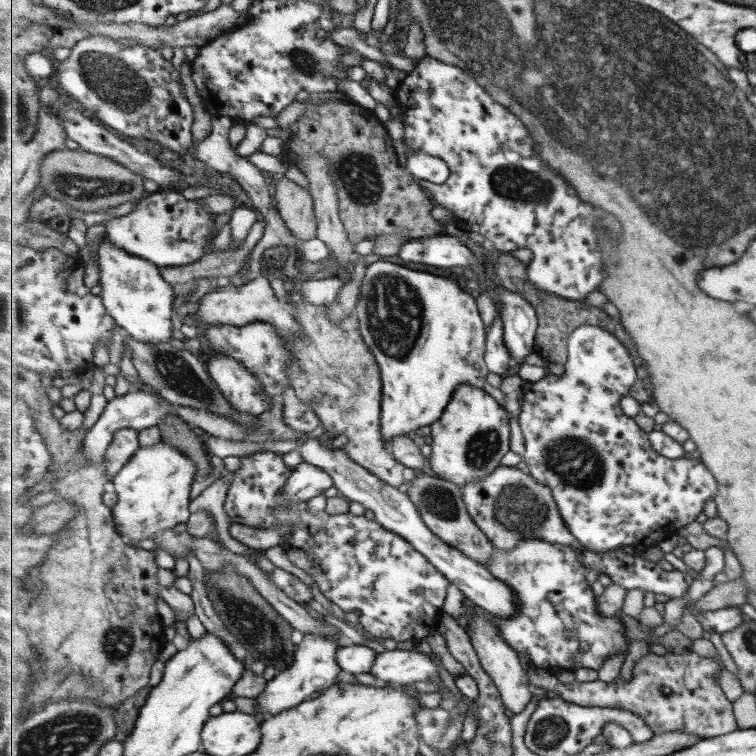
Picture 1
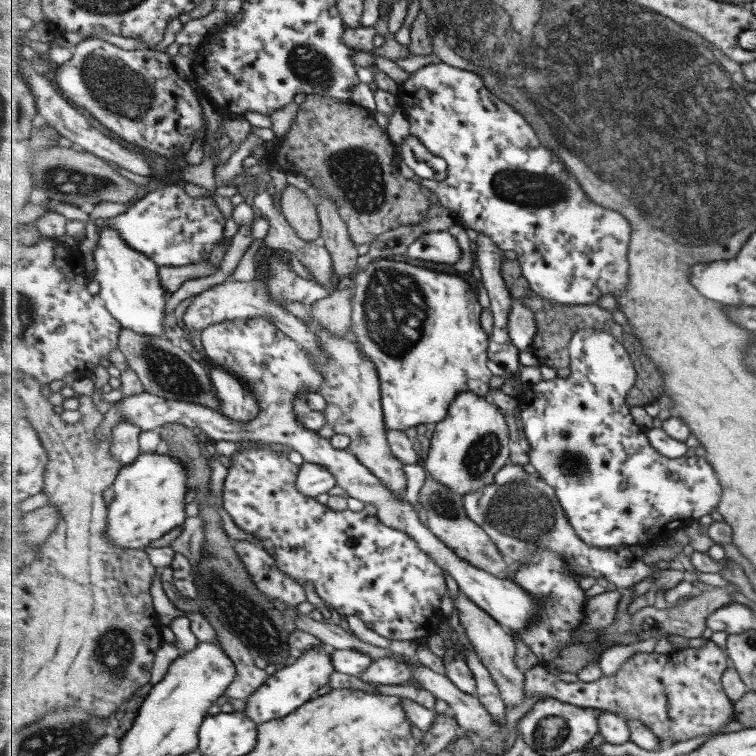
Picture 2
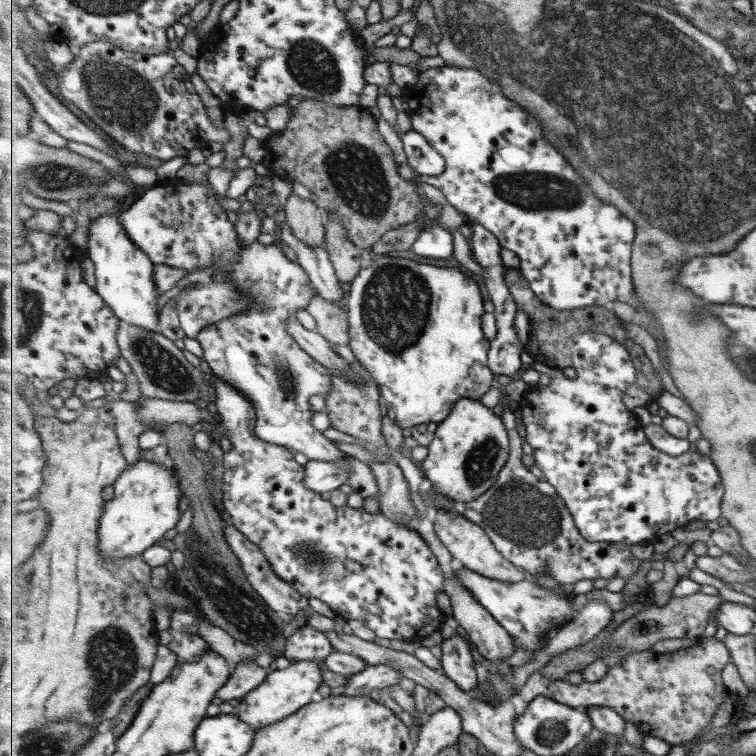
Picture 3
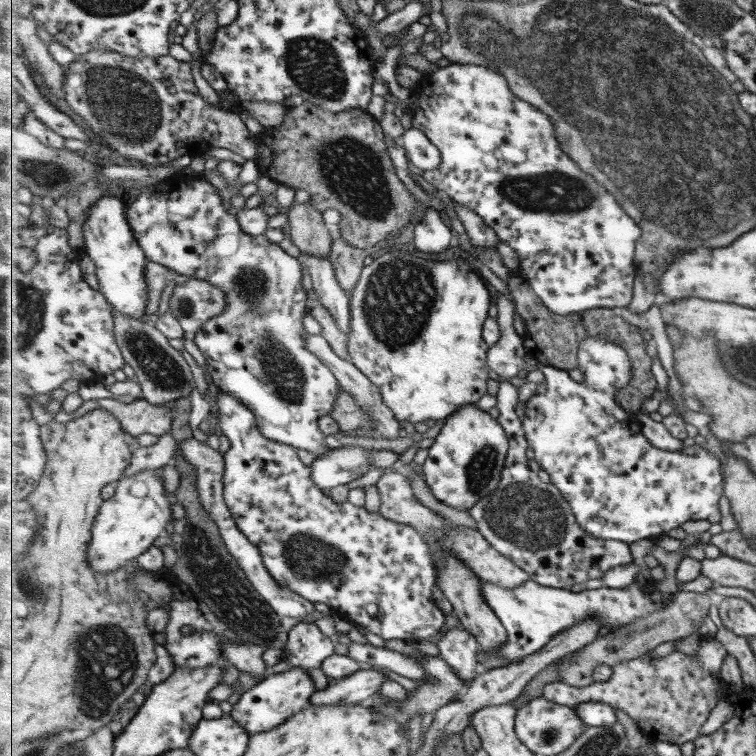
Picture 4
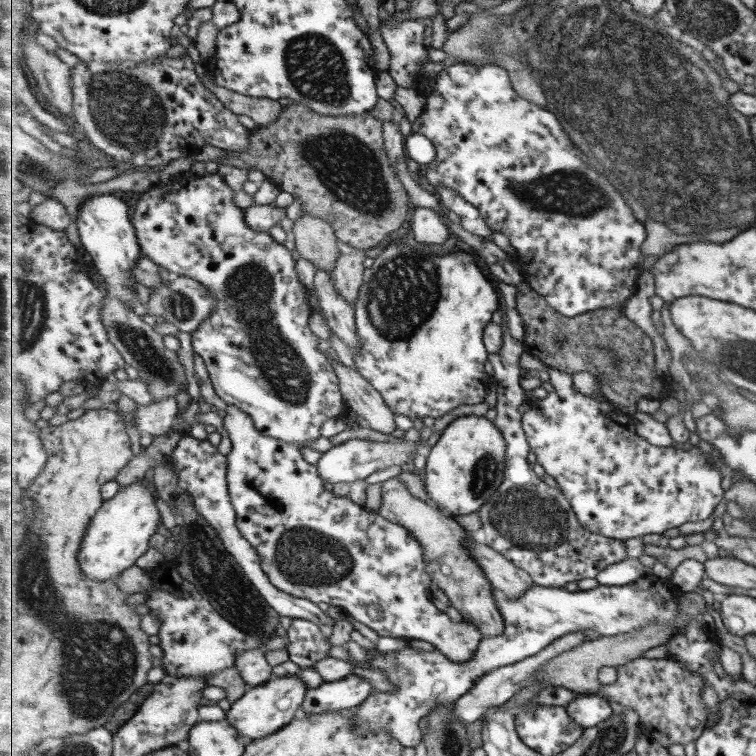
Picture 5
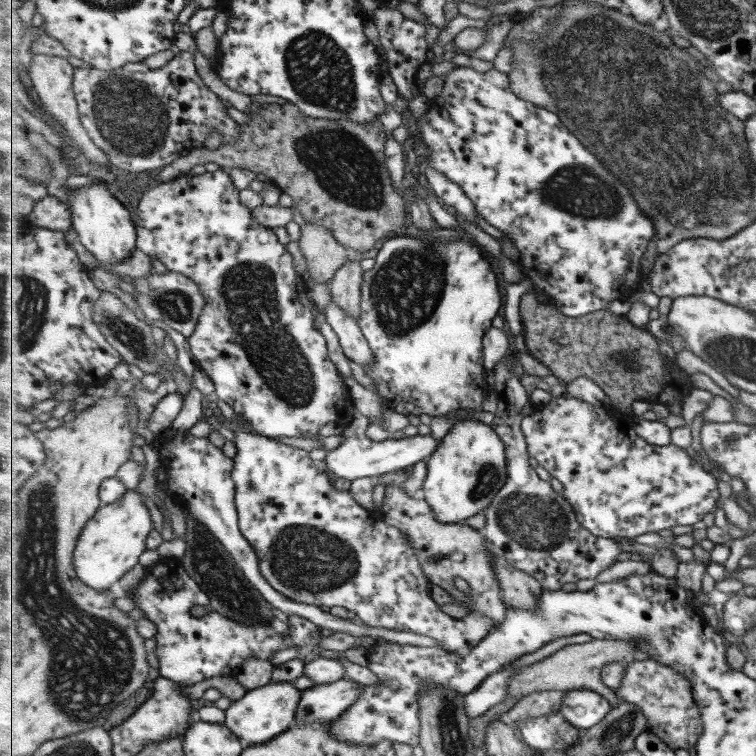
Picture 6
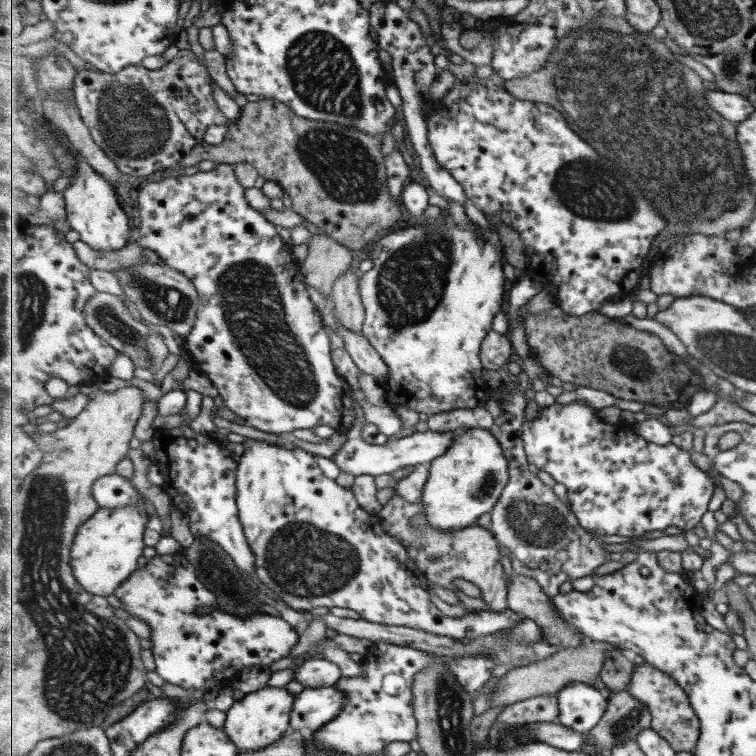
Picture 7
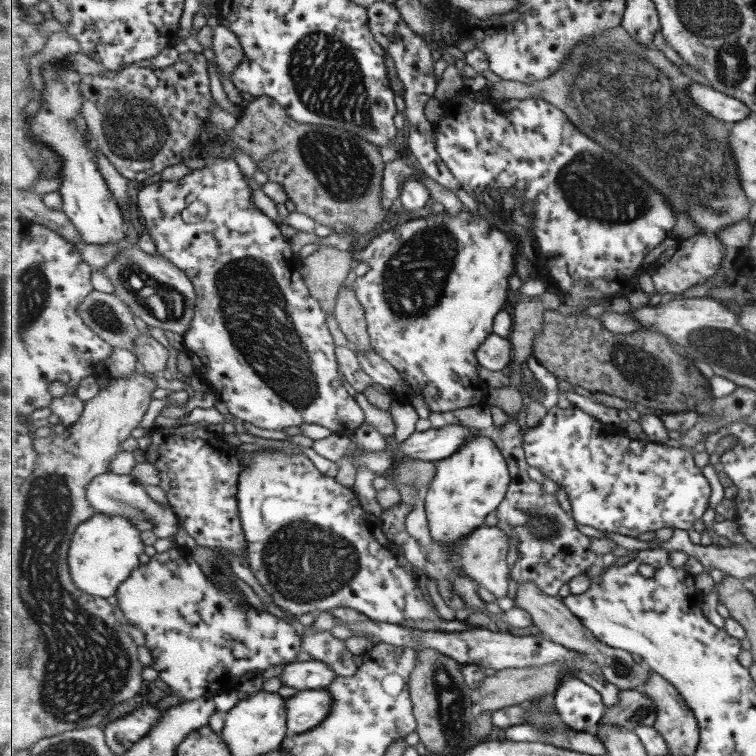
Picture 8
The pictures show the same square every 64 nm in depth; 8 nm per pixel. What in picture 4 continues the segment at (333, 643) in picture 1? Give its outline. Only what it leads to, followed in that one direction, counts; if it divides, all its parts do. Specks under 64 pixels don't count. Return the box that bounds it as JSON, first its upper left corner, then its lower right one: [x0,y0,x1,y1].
[229,666,317,736]

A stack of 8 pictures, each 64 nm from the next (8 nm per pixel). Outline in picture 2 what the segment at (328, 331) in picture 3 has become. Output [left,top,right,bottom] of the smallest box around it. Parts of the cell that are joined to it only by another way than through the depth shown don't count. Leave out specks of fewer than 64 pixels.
[309,287,353,337]

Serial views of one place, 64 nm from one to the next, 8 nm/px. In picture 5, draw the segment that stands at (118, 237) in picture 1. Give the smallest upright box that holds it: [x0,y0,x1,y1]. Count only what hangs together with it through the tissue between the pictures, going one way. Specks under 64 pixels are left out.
[132,173,347,446]

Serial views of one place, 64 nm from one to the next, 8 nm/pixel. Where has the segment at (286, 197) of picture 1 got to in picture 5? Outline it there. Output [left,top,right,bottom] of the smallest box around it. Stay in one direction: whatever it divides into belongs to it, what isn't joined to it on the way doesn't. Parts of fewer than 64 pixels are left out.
[293,210,341,274]

